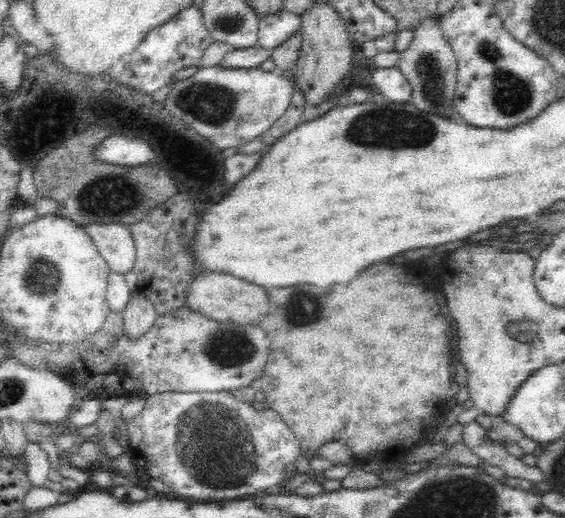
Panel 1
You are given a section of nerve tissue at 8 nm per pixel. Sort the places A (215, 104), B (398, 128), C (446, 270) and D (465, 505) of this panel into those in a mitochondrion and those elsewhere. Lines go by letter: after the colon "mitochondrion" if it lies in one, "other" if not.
A: mitochondrion
B: mitochondrion
C: other
D: mitochondrion

